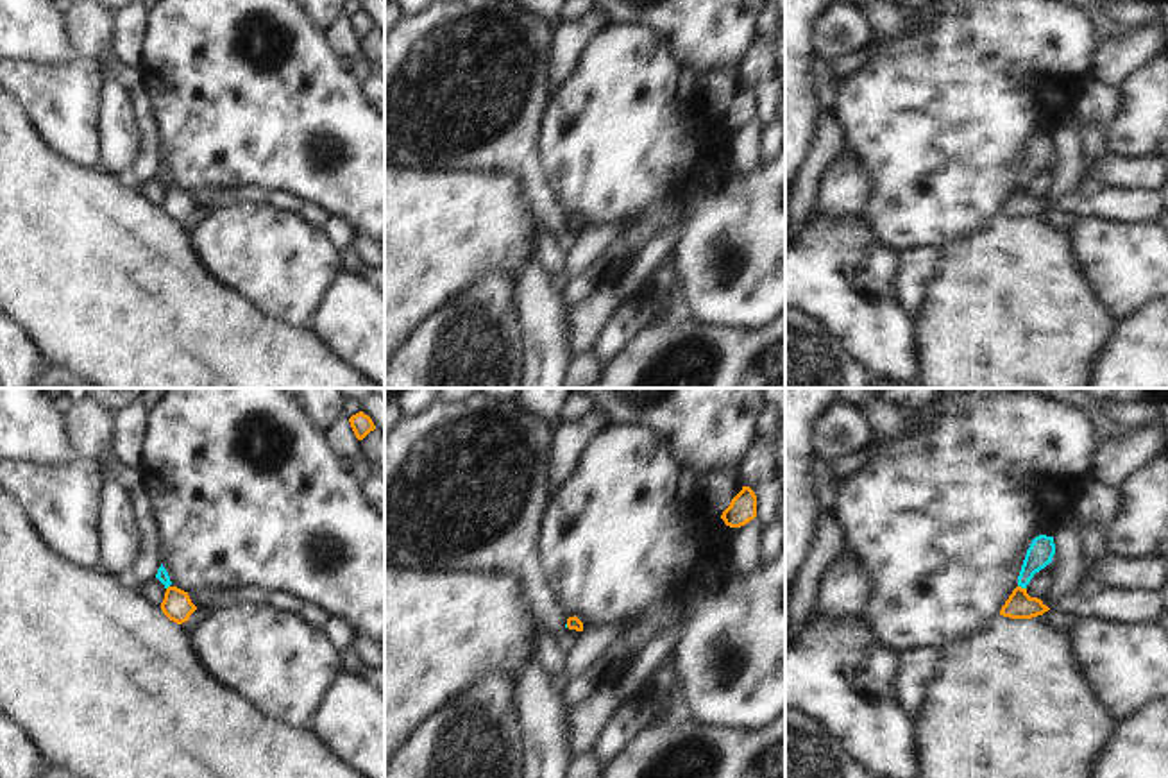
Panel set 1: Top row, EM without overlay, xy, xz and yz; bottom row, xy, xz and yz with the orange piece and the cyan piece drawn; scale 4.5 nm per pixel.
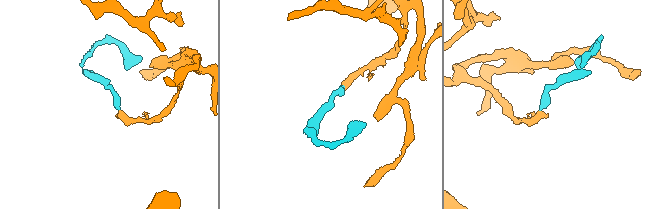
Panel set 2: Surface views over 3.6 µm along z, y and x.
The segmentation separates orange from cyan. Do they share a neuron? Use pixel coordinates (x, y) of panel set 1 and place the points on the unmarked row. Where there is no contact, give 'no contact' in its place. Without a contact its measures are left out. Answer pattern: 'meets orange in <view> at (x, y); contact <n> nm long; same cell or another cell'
meets orange in yz at (1020, 186); contact 40 nm long; same cell

